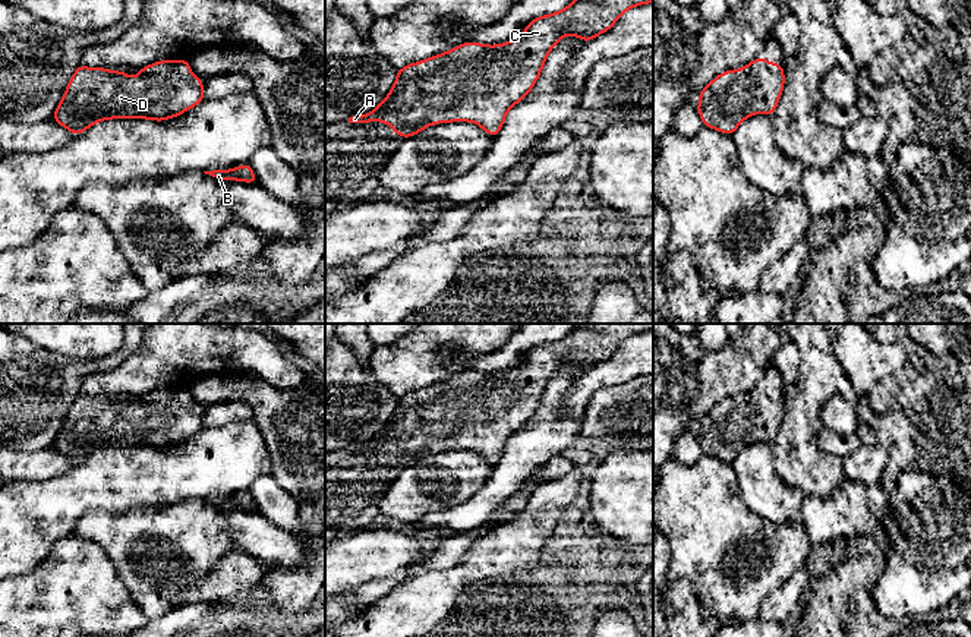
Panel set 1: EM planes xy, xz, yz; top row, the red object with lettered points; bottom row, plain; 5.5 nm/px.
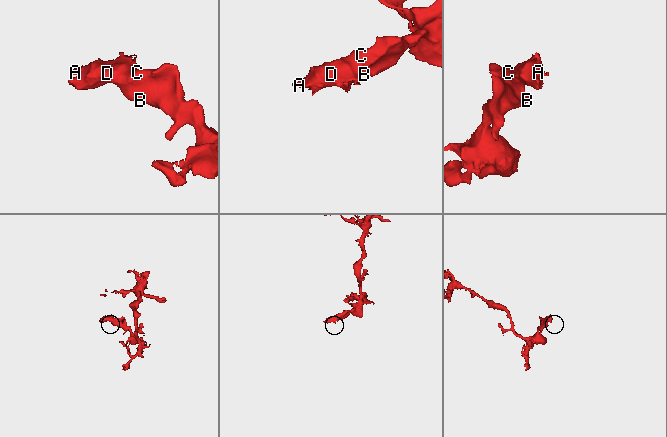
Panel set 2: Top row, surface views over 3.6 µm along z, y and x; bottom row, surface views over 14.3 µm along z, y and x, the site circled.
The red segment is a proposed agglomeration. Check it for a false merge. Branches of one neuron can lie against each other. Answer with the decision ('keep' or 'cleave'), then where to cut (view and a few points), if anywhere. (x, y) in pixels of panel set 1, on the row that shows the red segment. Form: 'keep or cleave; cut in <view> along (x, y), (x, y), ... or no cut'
keep; no cut

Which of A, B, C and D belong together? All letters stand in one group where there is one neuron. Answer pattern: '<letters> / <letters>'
A B C D

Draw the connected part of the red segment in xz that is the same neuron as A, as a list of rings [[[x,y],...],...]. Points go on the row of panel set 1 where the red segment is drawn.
[[[574,0],[564,10],[533,19],[516,40],[501,45],[464,42],[447,53],[410,63],[397,70],[397,79],[387,98],[371,113],[349,117],[349,123],[368,124],[372,120],[393,124],[394,135],[404,139],[434,123],[476,122],[495,138],[507,111],[523,100],[536,83],[548,53],[564,37],[580,37],[584,42],[611,29],[620,16],[653,0]]]

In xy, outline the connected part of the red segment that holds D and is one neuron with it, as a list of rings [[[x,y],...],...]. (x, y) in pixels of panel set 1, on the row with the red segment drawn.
[[[189,60],[157,62],[135,79],[126,72],[79,64],[51,120],[76,136],[107,119],[164,122],[204,98],[204,81],[192,75]]]

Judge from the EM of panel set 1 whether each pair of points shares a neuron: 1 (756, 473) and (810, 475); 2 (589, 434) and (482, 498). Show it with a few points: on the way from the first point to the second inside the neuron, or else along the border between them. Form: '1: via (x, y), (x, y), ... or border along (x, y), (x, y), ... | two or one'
1: border along (771, 444), (775, 473), (803, 494) | two
2: border along (579, 422), (579, 440), (582, 444) | two

